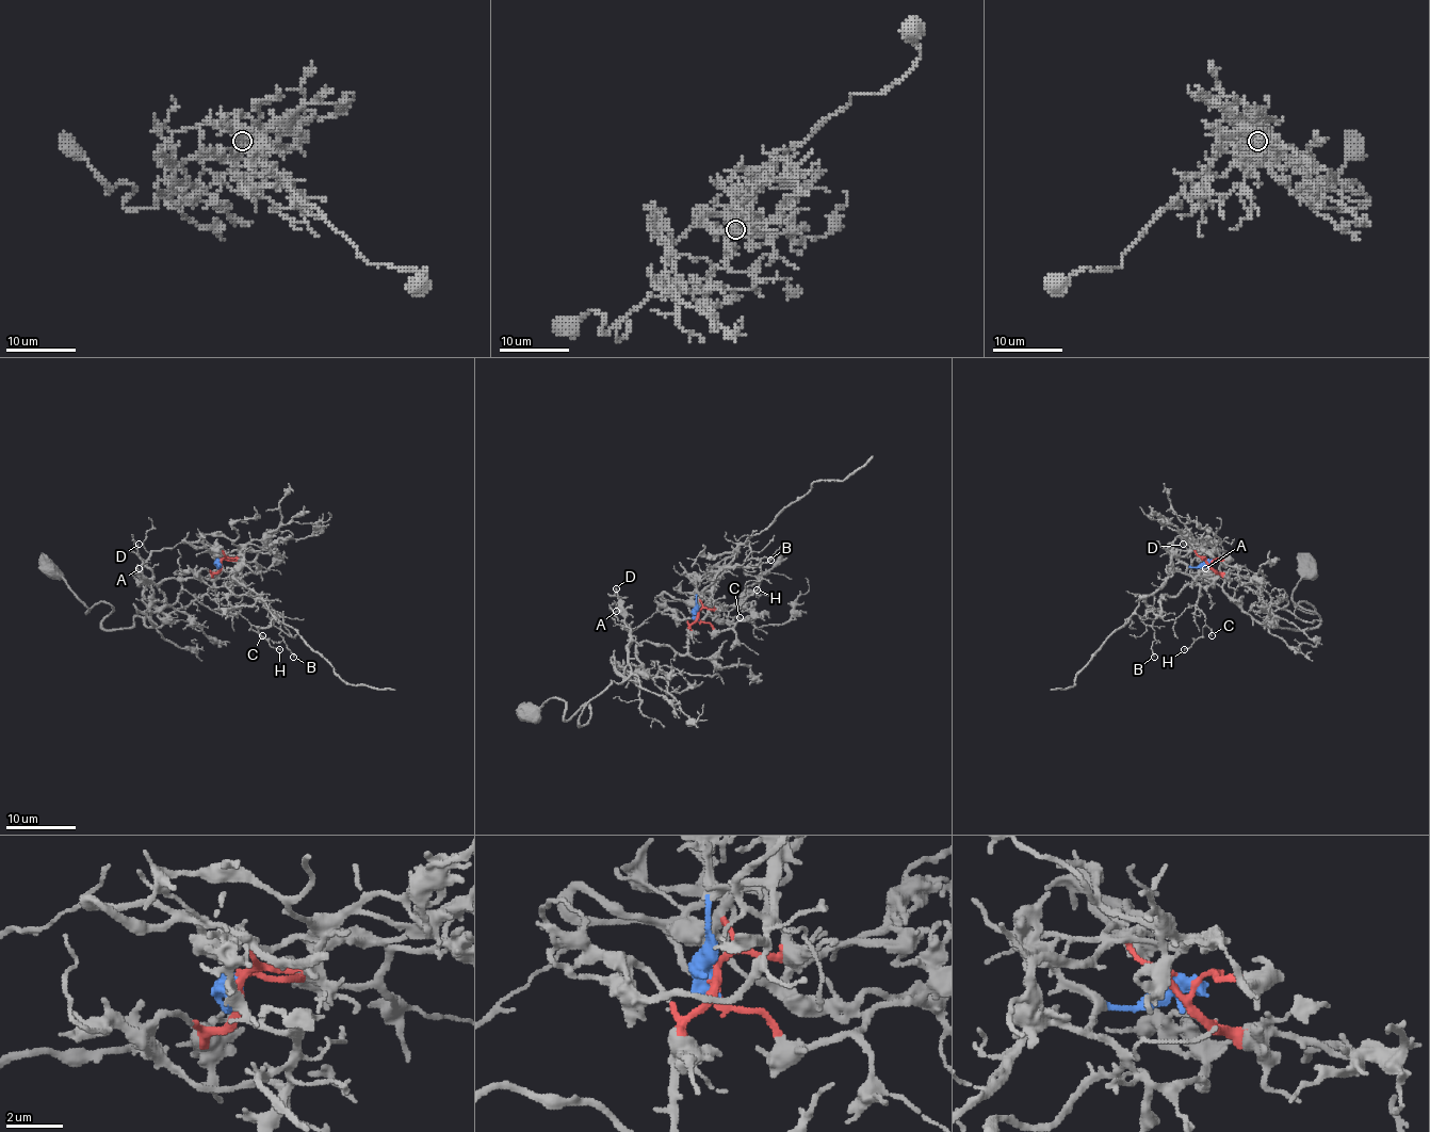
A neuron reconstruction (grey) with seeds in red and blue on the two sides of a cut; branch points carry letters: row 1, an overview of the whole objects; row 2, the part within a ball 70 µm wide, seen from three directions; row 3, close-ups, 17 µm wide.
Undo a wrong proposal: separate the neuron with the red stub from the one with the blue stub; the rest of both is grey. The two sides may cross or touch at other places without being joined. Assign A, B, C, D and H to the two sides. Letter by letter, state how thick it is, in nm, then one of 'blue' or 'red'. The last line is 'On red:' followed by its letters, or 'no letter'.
A: 150 nm thick; red
B: 110 nm thick; blue
C: 90 nm thick; blue
D: 100 nm thick; red
H: 120 nm thick; blue
On red: A, D

